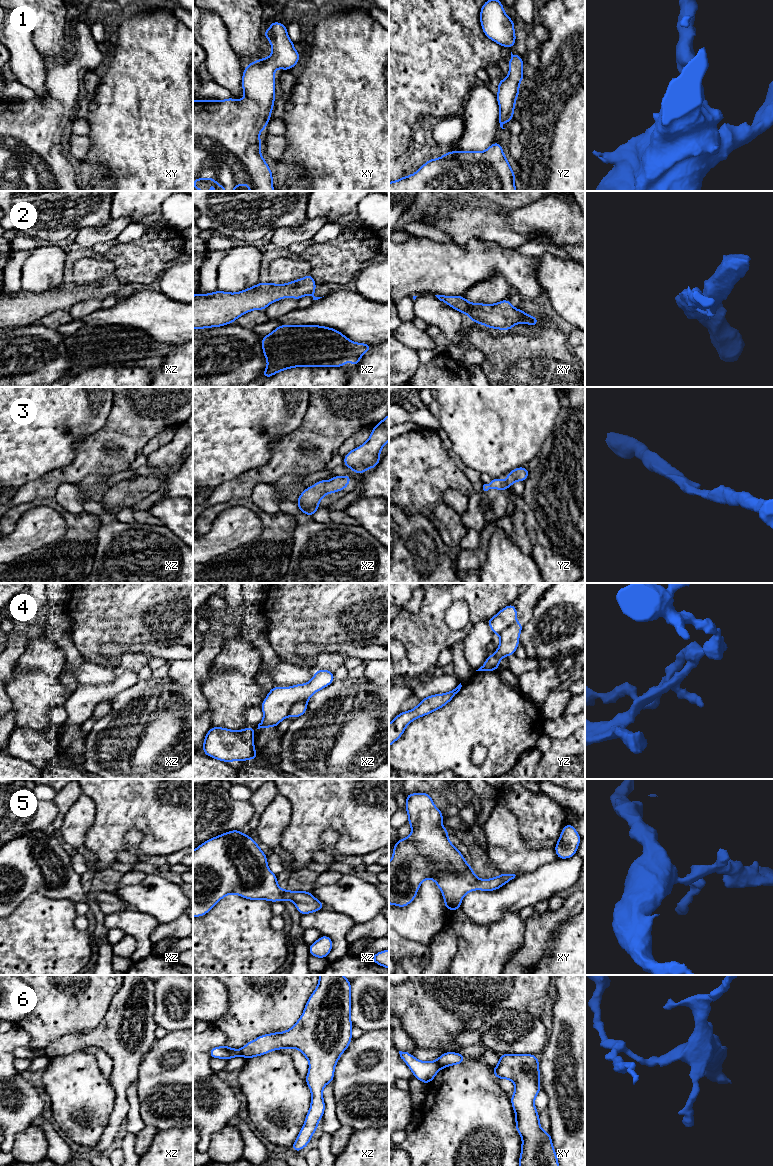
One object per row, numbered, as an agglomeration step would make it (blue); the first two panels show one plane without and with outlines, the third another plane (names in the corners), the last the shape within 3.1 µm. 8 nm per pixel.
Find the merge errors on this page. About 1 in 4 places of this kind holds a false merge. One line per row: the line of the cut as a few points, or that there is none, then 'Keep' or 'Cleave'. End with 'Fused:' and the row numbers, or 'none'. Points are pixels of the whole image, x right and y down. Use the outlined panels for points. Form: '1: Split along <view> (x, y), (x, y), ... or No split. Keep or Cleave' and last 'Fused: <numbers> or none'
1: No split. Keep
2: No split. Keep
3: No split. Keep
4: Split along xz (306, 704), (297, 701), (288, 715). Cleave
5: No split. Keep
6: No split. Keep
Fused: 4

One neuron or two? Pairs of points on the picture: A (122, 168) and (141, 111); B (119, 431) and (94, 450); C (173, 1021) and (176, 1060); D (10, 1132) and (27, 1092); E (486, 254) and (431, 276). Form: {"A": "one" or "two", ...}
{"A": "one", "B": "one", "C": "two", "D": "one", "E": "one"}

